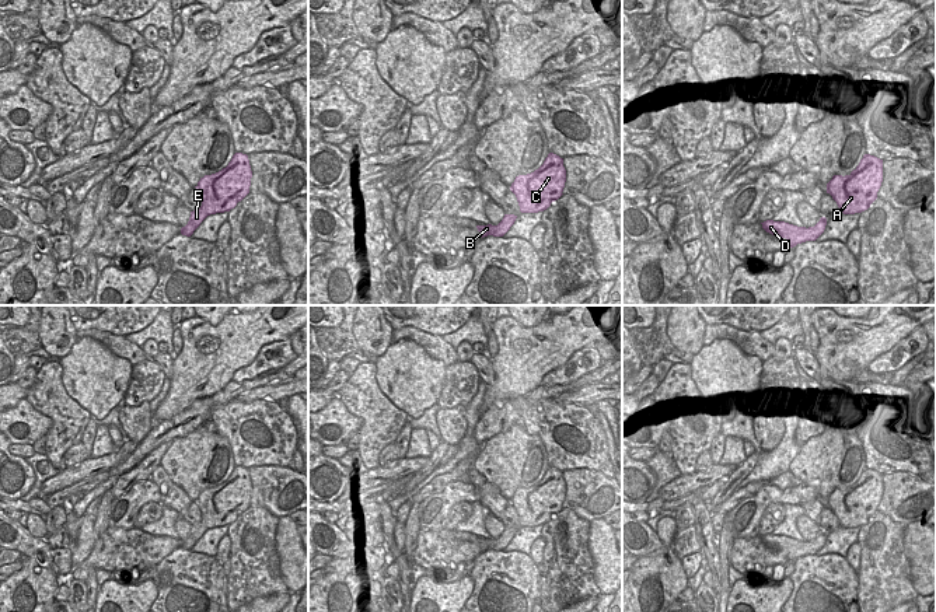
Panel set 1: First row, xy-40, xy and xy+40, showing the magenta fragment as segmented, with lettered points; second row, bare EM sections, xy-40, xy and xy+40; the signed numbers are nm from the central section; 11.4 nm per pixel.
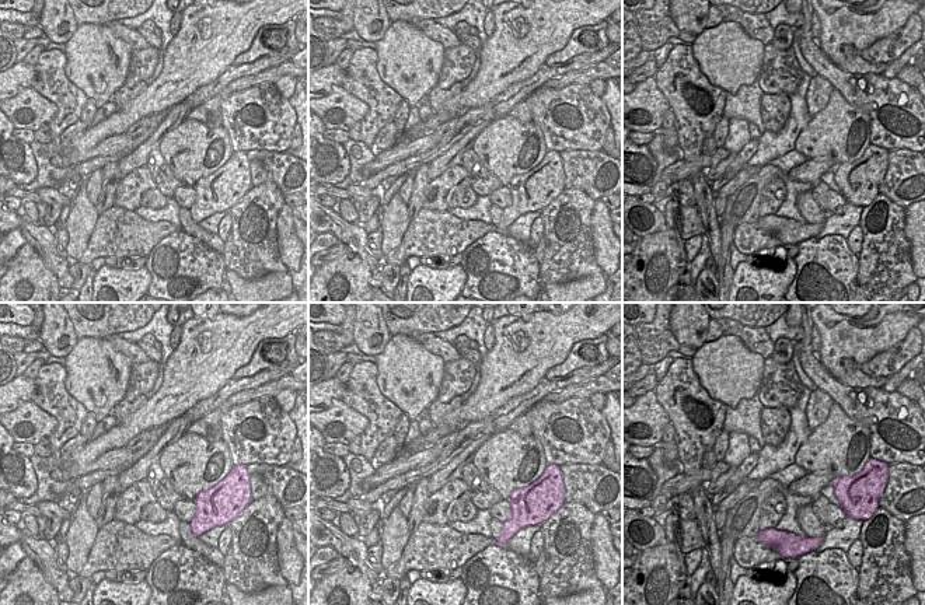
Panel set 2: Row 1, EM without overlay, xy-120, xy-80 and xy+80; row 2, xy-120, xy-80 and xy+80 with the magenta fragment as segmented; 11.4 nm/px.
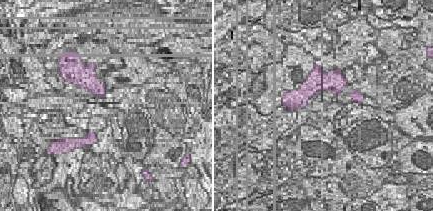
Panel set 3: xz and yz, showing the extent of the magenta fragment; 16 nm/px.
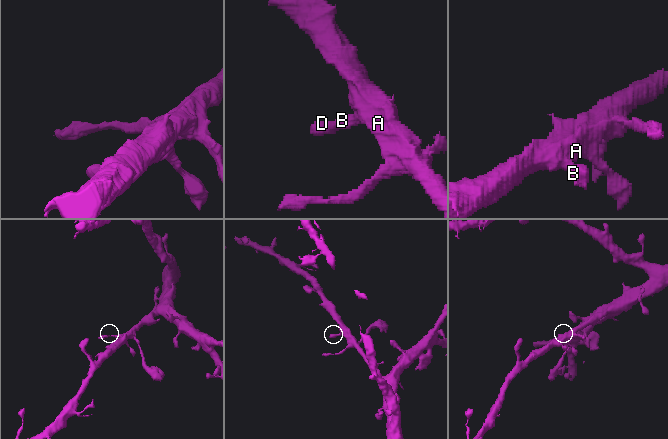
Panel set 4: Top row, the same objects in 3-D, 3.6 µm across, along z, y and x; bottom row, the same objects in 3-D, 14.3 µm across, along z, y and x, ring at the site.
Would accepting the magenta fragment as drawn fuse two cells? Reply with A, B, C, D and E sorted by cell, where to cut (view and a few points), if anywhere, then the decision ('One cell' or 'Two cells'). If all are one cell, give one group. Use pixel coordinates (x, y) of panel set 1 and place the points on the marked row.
Groups: A B C D E. No split. One cell

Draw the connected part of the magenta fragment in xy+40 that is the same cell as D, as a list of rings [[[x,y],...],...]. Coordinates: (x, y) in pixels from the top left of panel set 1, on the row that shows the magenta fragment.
[[[821,217],[814,227],[797,227],[785,221],[766,220],[762,224],[762,228],[776,237],[785,238],[787,246],[793,248],[797,244],[806,241],[815,241],[825,230],[827,218]]]

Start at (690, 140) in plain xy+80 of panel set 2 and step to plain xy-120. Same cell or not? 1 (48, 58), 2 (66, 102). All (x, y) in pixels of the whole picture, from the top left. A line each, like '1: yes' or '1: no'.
1: yes
2: yes

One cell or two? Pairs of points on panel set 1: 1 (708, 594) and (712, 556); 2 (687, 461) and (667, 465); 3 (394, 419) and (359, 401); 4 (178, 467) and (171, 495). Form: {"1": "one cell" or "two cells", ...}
{"1": "two cells", "2": "two cells", "3": "one cell", "4": "two cells"}

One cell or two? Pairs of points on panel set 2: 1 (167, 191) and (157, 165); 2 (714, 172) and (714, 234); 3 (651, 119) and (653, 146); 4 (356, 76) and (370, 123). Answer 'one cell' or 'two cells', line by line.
1: one cell
2: two cells
3: two cells
4: one cell

